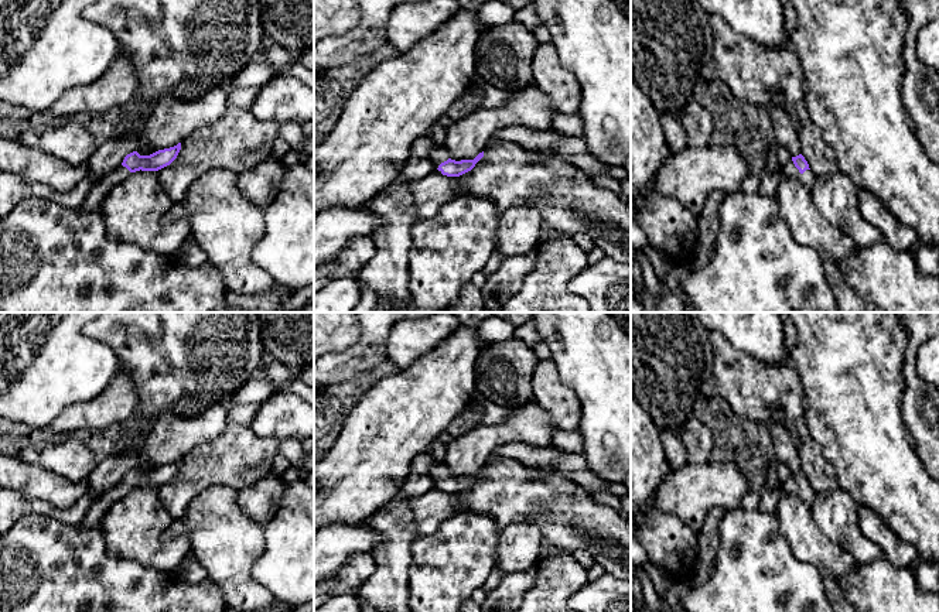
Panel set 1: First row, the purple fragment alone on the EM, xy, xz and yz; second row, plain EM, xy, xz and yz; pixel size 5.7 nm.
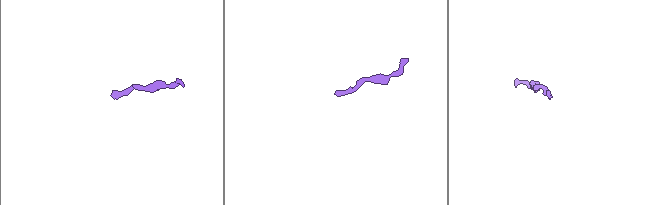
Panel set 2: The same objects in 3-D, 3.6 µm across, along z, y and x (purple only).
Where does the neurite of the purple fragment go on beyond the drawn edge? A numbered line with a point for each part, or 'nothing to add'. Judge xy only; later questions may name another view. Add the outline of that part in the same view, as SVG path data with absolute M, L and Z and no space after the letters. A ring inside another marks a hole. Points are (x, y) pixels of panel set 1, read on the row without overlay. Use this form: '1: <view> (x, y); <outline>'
1: xy (96, 512); M120 481L112 489L98 498L98 500L89 507L79 526L96 526L99 522L103 520L106 512L116 502L122 500L129 492L130 488Z

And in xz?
1: xz (437, 472); M436 461L436 465L430 468L428 473L427 473L433 481L434 481L434 488L441 490L441 488L438 488L438 482L444 478L447 478L448 469L443 462Z

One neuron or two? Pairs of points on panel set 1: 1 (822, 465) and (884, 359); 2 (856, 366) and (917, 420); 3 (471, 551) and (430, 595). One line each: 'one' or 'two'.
1: two
2: two
3: one

